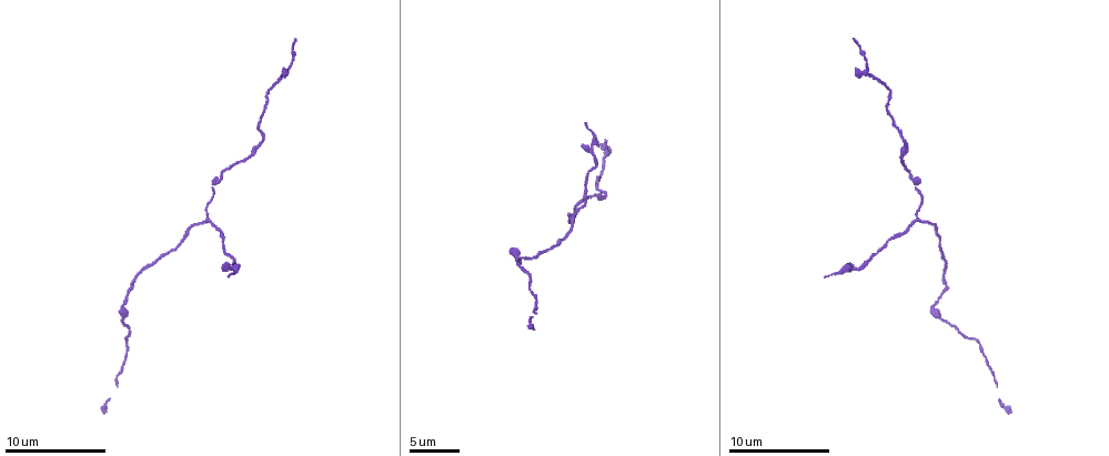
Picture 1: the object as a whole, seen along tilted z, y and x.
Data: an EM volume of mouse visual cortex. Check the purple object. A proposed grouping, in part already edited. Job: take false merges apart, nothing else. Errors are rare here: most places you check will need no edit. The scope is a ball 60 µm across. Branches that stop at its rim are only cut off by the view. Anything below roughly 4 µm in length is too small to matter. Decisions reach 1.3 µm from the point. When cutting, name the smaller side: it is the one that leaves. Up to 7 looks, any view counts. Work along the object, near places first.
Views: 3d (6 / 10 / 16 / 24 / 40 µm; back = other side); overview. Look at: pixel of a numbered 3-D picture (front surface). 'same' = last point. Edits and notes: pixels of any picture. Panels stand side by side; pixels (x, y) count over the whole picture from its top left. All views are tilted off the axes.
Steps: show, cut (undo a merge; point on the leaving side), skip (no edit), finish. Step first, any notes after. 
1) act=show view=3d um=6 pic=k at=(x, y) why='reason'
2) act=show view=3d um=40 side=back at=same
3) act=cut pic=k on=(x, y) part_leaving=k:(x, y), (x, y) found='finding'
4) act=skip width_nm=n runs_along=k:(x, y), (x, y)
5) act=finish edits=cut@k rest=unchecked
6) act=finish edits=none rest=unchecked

act=show view=3d um=10 pic=1 at=(233, 270) why='thick turns thin'

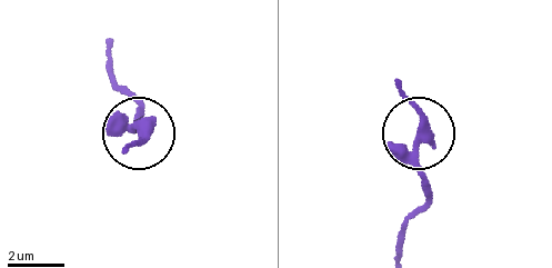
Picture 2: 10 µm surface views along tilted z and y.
act=show view=3d um=6 pic=2 at=(142, 128)

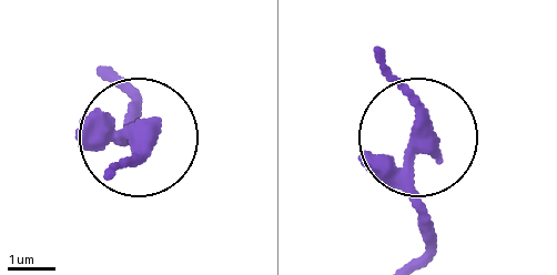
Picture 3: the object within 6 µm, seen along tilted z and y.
act=skip runs_along=3:(114, 81), (134, 105), (121, 140), (142, 140), (104, 174) found='one neuron here'

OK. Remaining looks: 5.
act=show view=3d um=10 pic=1 at=(573, 219) why='a fork'

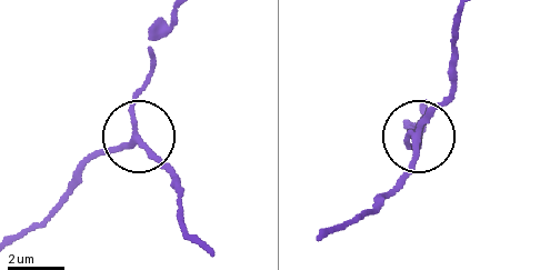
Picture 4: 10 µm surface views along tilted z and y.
act=show view=3d um=6 pic=4 at=(135, 133)

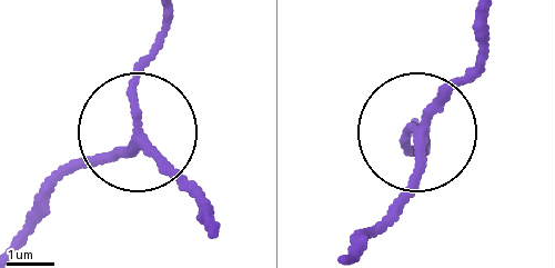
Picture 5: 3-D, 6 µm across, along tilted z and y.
act=skip arms=3 runs_along=5:(74, 171), (137, 135), (204, 194) found='continuous, no second neuron'

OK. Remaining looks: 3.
act=show view=3d um=16 pic=1 at=(607, 193) why='calibre changes'

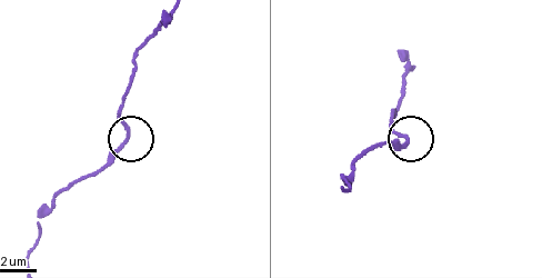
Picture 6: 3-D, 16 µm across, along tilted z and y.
act=show view=3d um=16 side=back pic=6 at=(409, 143)

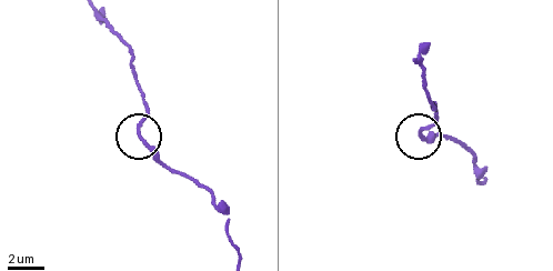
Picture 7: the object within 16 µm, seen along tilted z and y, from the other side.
act=skip runs_along=7:(239, 257), (207, 190), (169, 168), (139, 136), (147, 106) found='all the same neuron'

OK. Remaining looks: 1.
act=finish edits=none rest=unchecked

